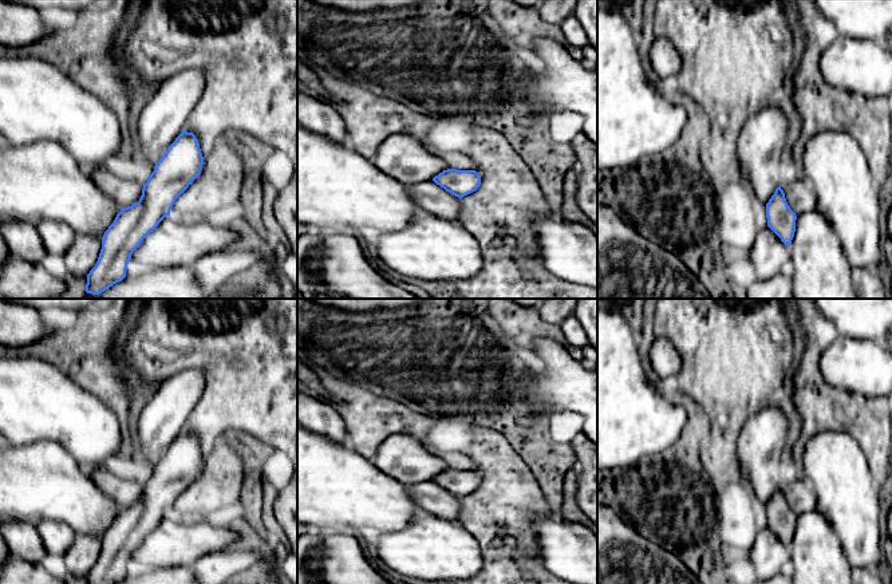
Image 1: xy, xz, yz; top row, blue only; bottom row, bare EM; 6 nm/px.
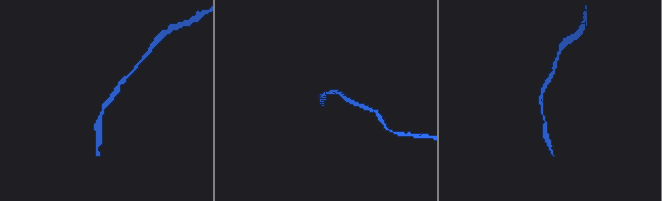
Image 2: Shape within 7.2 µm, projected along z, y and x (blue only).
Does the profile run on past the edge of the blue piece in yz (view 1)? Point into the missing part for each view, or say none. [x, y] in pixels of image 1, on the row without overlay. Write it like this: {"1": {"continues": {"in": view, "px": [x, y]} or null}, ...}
{"1": {"continues": null}}

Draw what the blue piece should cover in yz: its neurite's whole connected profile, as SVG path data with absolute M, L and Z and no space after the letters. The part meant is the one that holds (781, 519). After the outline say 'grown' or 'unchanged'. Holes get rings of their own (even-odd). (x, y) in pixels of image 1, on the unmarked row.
M781 485L766 504L767 526L781 538L786 545L792 544L796 532L796 513L786 502L785 493Z | unchanged

